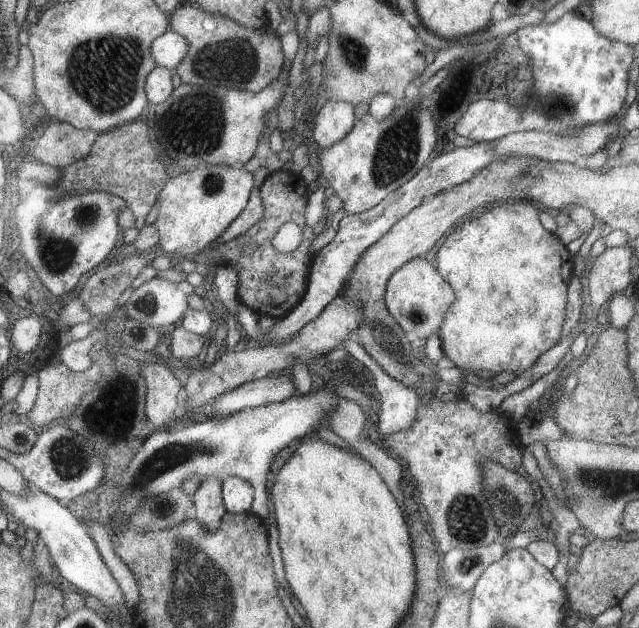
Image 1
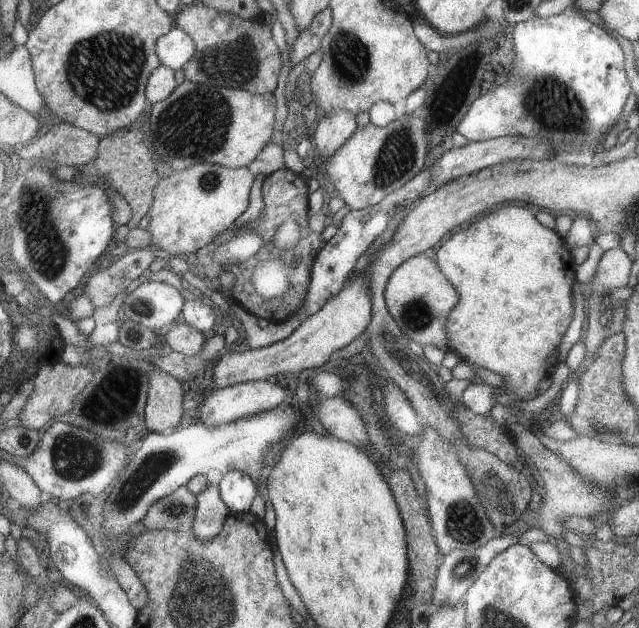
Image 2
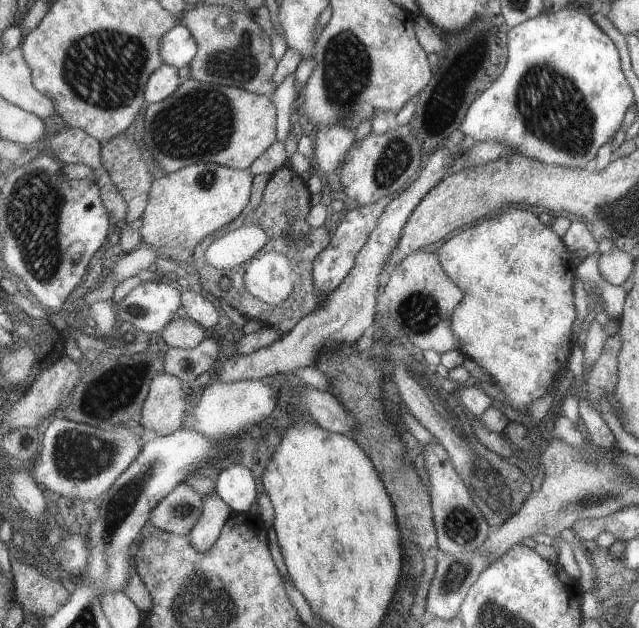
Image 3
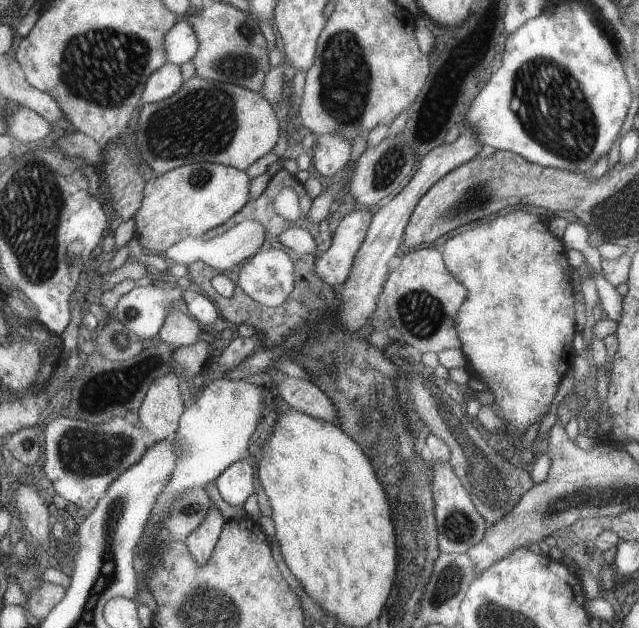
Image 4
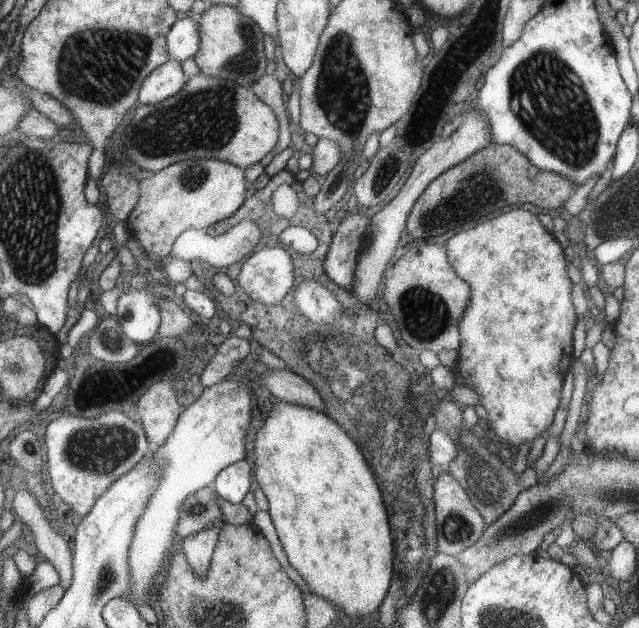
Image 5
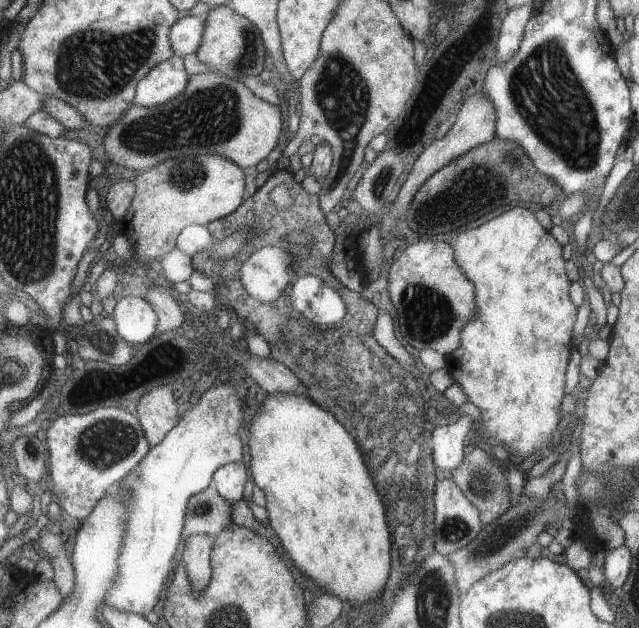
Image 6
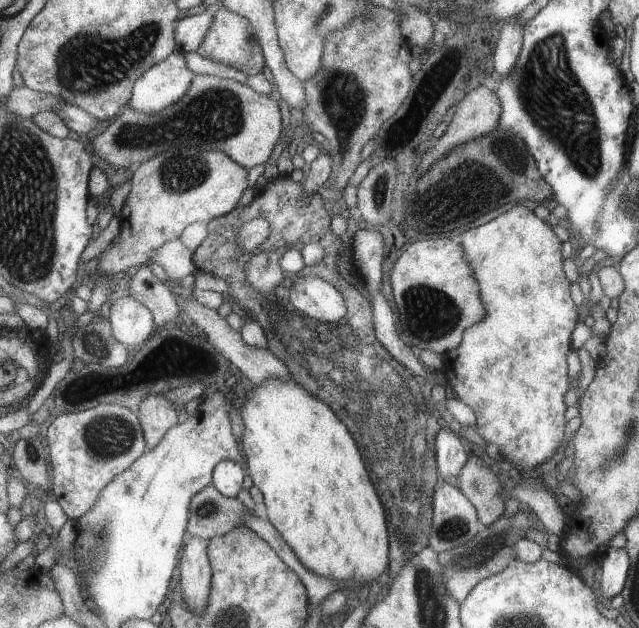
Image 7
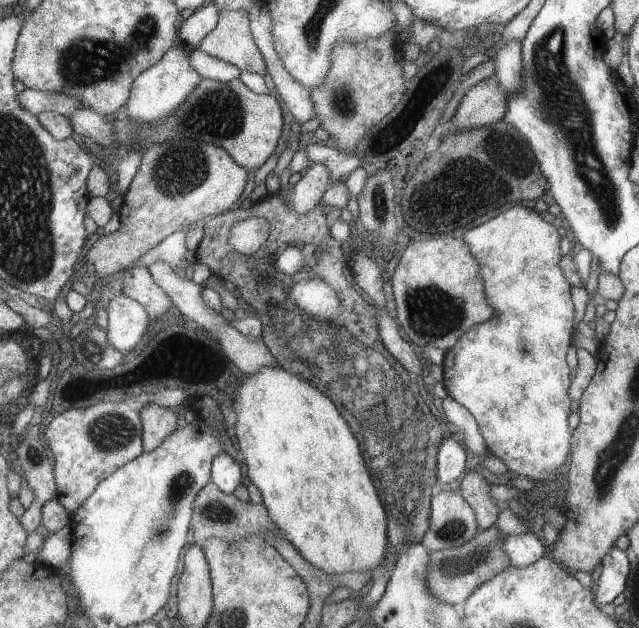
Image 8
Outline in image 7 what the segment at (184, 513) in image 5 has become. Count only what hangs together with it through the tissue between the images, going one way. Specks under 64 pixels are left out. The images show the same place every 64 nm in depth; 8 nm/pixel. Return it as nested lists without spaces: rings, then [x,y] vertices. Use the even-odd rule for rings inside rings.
[[[207,485],[191,497],[187,534],[203,540],[219,537],[243,526],[243,516],[252,516],[251,510],[237,498],[227,498]]]

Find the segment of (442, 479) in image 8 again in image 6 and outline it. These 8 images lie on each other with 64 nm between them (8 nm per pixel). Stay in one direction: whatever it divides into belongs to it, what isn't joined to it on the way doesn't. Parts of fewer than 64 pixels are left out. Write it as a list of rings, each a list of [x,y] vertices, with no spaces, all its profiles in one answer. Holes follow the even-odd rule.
[[[469,416],[455,417],[451,422],[439,422],[431,435],[434,467],[441,474],[449,475],[455,466],[463,460],[463,448],[474,428]]]

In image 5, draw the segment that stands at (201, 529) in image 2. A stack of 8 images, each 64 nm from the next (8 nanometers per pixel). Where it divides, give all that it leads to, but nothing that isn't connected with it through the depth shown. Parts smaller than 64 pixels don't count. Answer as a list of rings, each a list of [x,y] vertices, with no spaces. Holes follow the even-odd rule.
[[[219,526],[205,528],[201,532],[190,534],[189,537],[179,541],[179,549],[185,556],[187,567],[193,576],[203,578],[209,570],[210,556],[214,552],[214,546],[218,540]]]

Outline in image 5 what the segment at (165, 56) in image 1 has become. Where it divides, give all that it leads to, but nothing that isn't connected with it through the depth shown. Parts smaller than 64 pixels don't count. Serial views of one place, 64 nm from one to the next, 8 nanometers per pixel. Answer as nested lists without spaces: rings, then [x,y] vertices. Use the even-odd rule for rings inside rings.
[[[184,16],[174,22],[166,34],[167,54],[171,60],[182,63],[191,58],[199,48],[199,24],[195,16]]]

